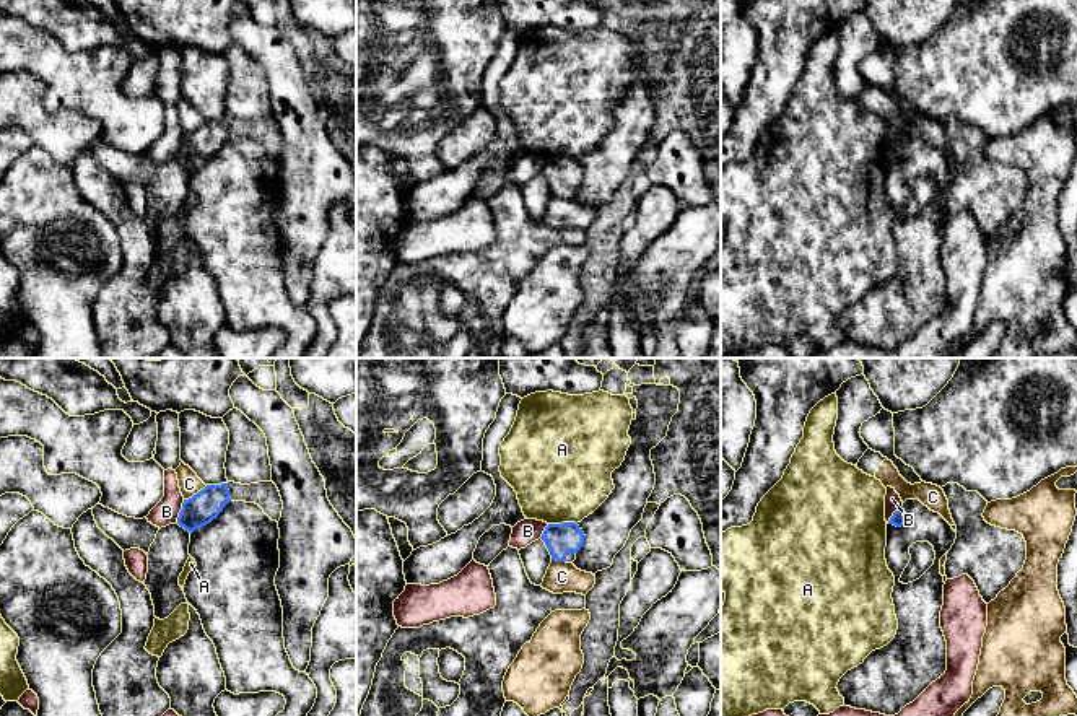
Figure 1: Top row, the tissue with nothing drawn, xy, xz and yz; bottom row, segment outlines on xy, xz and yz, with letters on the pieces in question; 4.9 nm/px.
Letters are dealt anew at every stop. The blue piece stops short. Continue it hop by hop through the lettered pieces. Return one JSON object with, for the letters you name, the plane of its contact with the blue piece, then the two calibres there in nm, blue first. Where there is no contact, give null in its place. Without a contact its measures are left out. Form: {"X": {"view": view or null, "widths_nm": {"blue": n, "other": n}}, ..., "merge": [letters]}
{"merge": []}

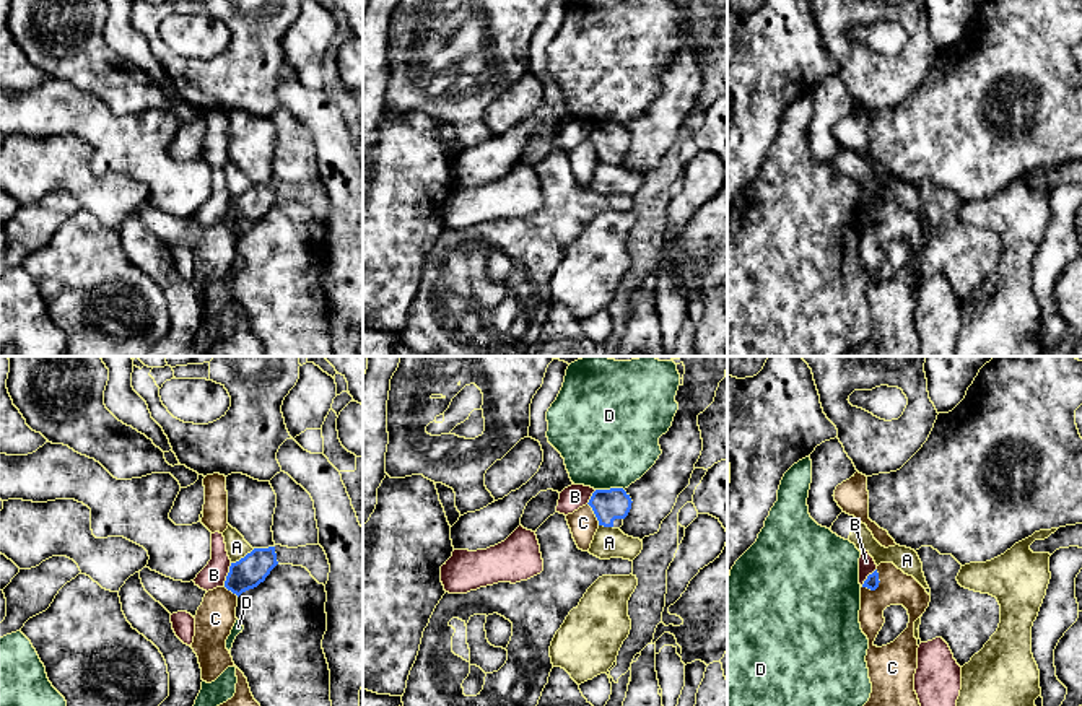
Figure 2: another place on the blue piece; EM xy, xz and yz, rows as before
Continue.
{"merge": []}

